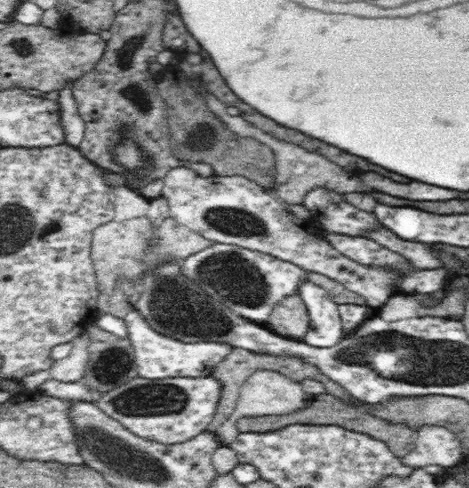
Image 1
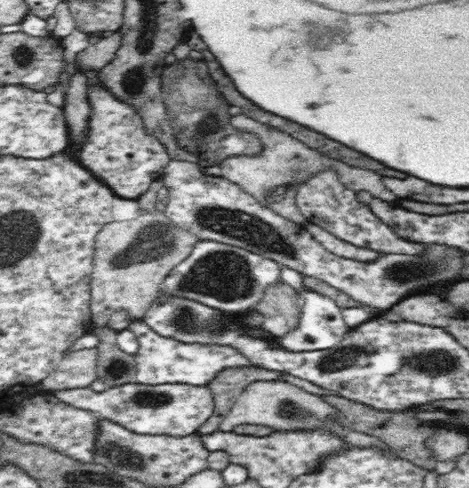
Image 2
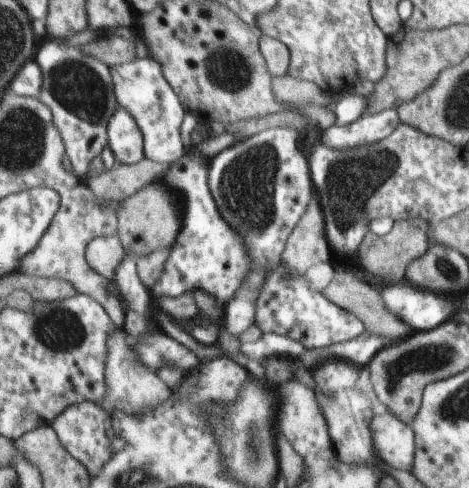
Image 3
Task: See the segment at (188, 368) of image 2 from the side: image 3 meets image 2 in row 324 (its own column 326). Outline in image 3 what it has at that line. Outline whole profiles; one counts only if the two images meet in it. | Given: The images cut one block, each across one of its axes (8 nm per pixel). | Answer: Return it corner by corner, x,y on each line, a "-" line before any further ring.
383,110
375,116
359,116
347,126
331,126
321,132
321,144
329,150
355,150
377,144
391,136
401,124
397,110

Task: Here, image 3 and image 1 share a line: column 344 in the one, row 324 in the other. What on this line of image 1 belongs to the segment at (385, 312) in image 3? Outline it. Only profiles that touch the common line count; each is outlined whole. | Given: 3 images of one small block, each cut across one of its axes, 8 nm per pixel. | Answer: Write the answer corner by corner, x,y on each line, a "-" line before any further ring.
292,294
292,296
284,298
282,302
278,302
278,306
274,306
274,310
266,322
268,322
266,324
268,330
272,330
284,338
298,340
298,342
302,342
302,338
306,336
306,332
310,328
308,308
300,294

